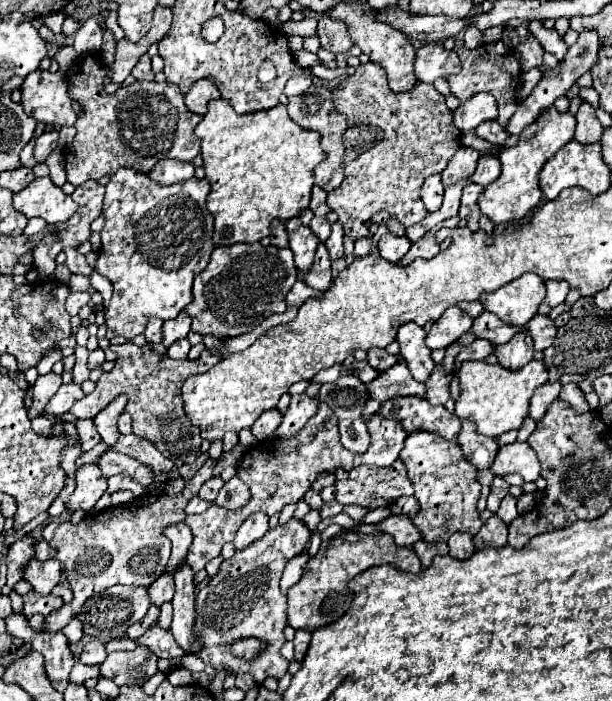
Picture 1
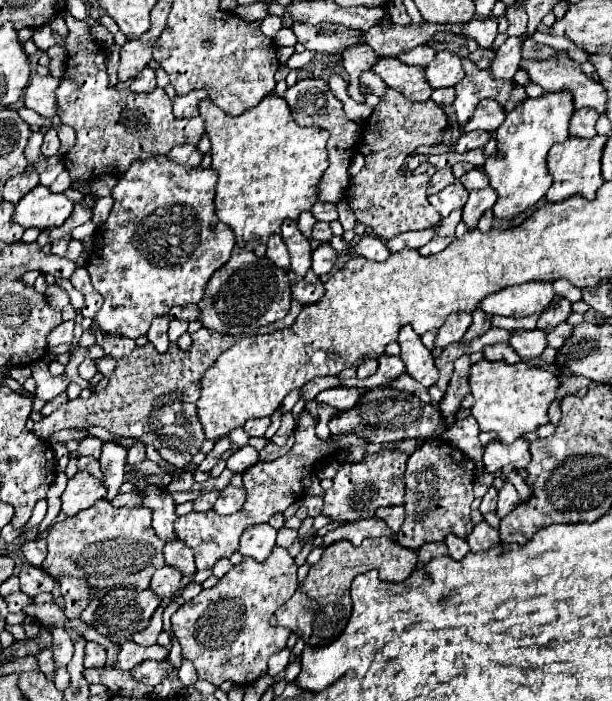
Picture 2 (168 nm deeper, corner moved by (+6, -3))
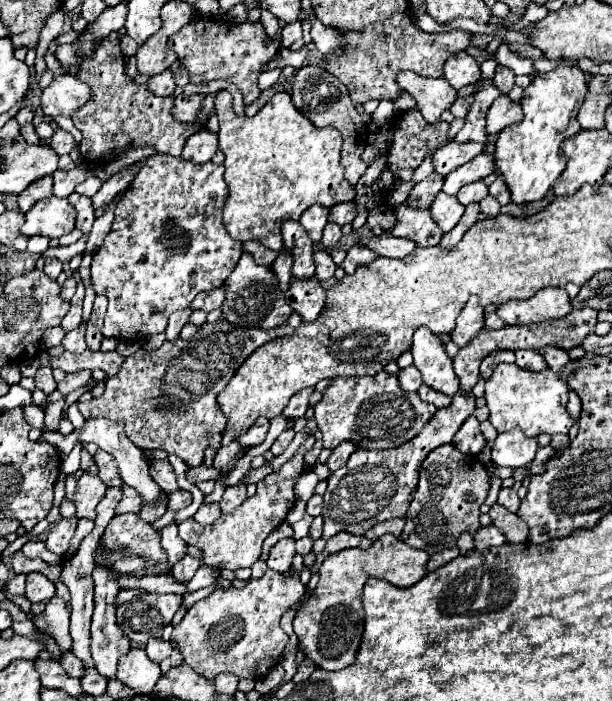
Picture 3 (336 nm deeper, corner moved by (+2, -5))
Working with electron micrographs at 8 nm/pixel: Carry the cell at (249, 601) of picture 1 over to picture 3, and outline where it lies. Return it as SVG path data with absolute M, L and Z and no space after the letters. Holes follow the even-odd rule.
M268 571L262 579L250 579L244 589L216 589L188 609L180 625L174 627L170 643L182 653L184 663L206 679L216 679L220 673L260 679L278 665L288 643L280 619L304 593L306 587L298 575L286 577L276 571Z

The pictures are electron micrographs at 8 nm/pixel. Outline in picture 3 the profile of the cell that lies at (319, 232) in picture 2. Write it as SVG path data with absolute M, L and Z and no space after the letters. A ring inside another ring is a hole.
M328 221L328 225L324 227L324 237L322 237L322 245L324 247L338 247L342 239L342 229L338 223L332 223Z

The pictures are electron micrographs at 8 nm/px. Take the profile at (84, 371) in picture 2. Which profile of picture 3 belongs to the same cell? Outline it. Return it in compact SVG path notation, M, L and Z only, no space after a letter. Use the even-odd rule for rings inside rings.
M84 369L84 371L76 371L76 373L70 373L66 375L60 383L58 383L58 391L62 391L64 395L76 391L78 387L84 387L88 381L92 379L91 371Z

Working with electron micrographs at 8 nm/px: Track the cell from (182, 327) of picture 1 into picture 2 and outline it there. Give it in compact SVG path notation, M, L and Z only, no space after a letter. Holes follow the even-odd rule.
M186 305L186 307L174 307L170 309L170 319L180 319L180 321L194 321L198 317L196 305Z

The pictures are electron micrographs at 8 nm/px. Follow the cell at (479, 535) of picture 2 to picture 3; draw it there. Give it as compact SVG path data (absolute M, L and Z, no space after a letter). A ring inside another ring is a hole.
M494 525L478 529L476 535L474 535L476 551L486 551L490 547L498 547L498 545L504 545L504 543L506 543L506 537Z

